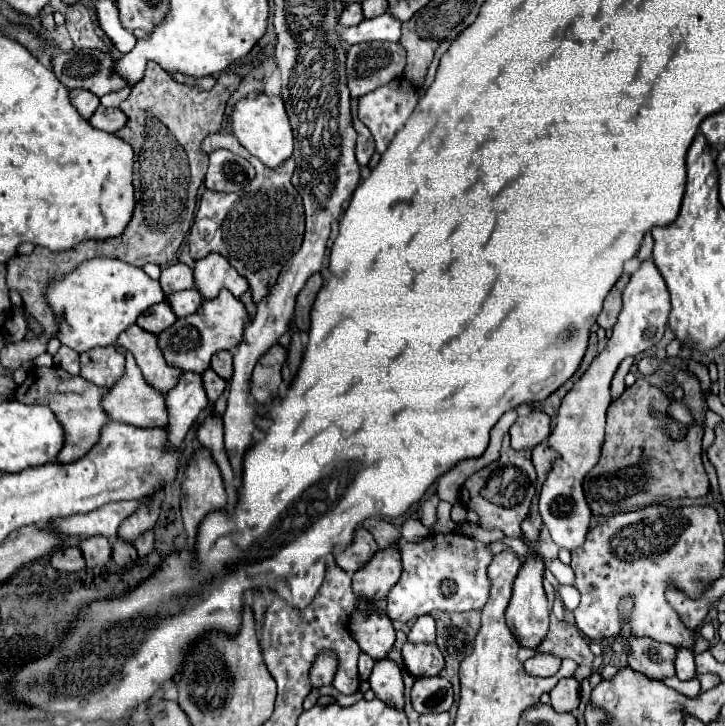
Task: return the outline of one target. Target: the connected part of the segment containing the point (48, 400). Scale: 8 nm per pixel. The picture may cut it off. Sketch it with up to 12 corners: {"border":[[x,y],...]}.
{"border":[[35,366],[17,386],[23,404],[45,404],[65,428],[57,462],[99,442],[109,388],[59,366]]}

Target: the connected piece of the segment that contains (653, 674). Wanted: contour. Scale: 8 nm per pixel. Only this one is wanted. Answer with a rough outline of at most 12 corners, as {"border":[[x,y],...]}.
{"border":[[629,636],[629,666],[653,680],[675,676],[677,648]]}

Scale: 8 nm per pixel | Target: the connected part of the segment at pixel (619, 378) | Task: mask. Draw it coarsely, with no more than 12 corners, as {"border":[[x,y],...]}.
{"border":[[625,358],[619,364],[611,382],[611,400],[625,390],[625,374],[629,372],[633,358]]}

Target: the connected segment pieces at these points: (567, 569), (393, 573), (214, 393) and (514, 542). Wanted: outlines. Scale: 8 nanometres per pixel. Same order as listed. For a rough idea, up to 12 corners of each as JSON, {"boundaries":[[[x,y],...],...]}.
{"boundaries":[[[561,560],[547,562],[559,584],[573,586],[575,574]],[[399,546],[377,550],[353,574],[353,592],[381,600],[401,576]],[[213,370],[203,372],[209,402],[223,394],[227,382]],[[501,538],[507,548],[519,556],[529,556],[529,548],[521,538]]]}

